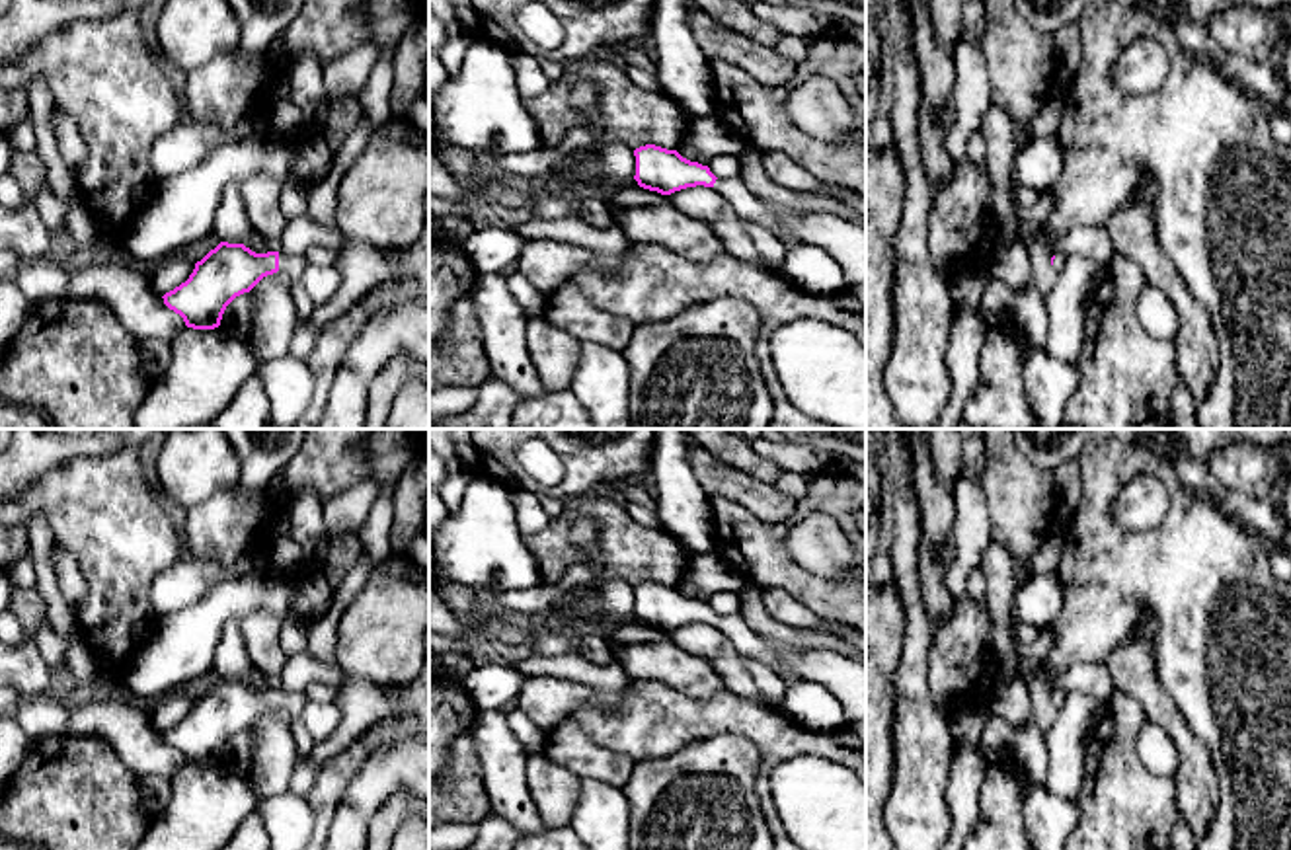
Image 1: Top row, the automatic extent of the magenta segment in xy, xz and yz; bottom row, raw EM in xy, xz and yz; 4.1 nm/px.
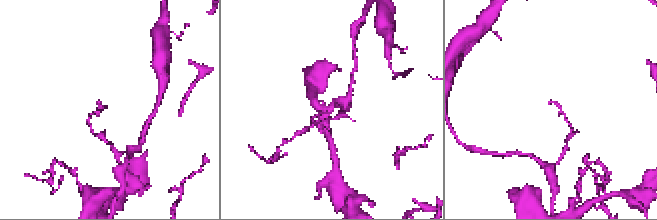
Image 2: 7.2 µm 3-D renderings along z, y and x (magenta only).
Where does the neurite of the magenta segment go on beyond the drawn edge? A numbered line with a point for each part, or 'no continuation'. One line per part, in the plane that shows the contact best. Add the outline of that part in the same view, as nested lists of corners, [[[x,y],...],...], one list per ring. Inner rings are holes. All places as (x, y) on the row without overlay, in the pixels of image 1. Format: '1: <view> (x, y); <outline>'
1: xy (291, 702); [[[279,690],[279,708],[285,708],[291,714],[293,721],[300,719],[306,704],[308,704],[308,698],[304,692],[291,694],[291,692]]]

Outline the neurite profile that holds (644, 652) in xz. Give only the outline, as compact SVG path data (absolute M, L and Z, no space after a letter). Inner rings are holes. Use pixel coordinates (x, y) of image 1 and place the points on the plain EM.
M622 622L606 634L610 659L620 663L628 678L657 680L690 698L714 698L725 686L710 661L700 655L690 655L681 649L667 632L644 624Z

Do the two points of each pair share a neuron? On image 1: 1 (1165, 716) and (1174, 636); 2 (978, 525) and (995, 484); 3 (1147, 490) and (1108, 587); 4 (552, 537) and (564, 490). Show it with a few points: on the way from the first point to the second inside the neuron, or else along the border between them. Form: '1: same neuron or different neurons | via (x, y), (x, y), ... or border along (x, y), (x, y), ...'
1: different neurons | border along (1151, 648), (1155, 671), (1192, 730)
2: different neurons | border along (978, 480), (983, 492), (991, 539)
3: different neurons | border along (1171, 505), (1143, 531), (1124, 531), (1110, 511)
4: different neurons | border along (586, 492), (568, 500)

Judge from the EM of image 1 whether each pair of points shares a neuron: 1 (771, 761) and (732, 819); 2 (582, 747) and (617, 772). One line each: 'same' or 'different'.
1: different
2: same

